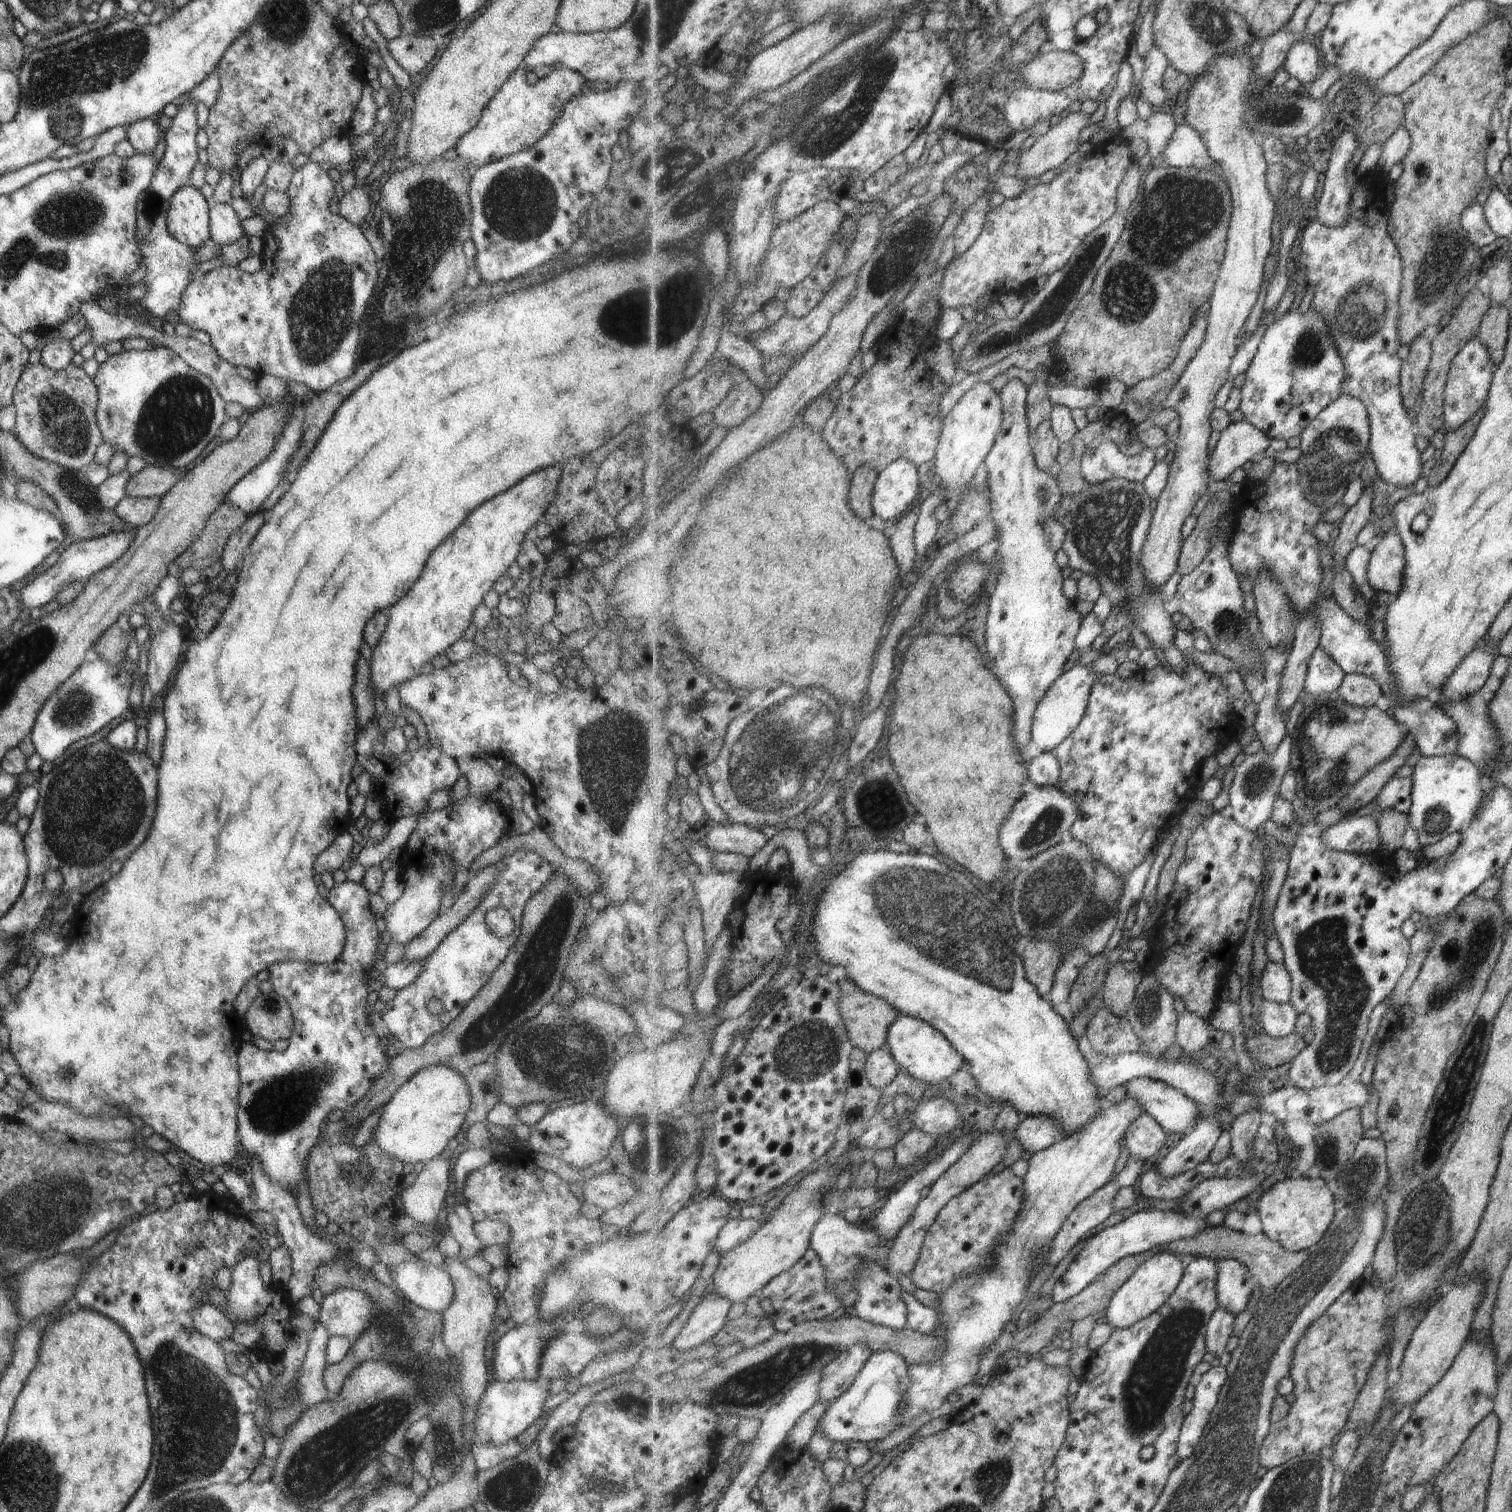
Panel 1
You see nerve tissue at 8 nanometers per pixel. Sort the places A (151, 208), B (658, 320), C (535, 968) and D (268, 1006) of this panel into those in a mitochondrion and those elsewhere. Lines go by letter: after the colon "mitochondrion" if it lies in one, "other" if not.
A: mitochondrion
B: mitochondrion
C: mitochondrion
D: mitochondrion

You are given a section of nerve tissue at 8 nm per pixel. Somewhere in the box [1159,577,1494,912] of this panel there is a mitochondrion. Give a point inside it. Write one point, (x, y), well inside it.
(1325, 717)

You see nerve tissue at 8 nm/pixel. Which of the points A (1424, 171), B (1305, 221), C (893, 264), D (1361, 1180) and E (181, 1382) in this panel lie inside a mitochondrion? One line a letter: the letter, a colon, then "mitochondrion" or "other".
A: mitochondrion
B: other
C: mitochondrion
D: mitochondrion
E: mitochondrion

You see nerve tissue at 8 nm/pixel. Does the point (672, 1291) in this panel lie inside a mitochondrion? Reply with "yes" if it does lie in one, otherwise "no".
no

